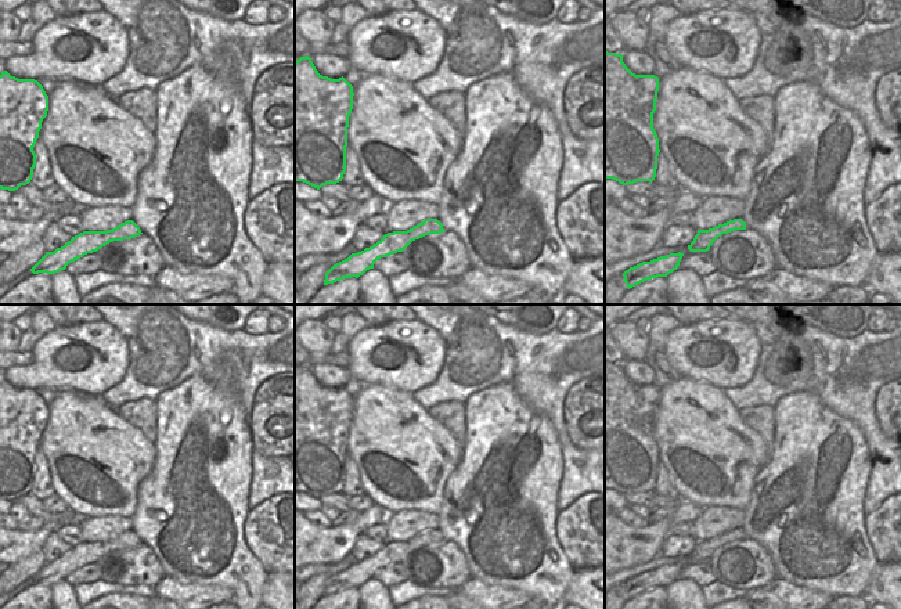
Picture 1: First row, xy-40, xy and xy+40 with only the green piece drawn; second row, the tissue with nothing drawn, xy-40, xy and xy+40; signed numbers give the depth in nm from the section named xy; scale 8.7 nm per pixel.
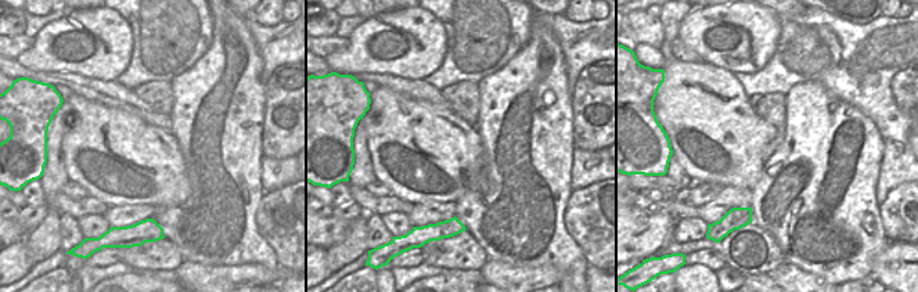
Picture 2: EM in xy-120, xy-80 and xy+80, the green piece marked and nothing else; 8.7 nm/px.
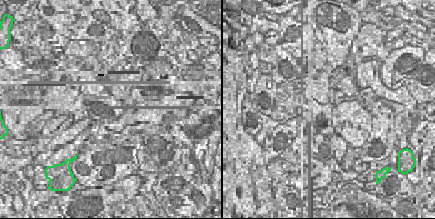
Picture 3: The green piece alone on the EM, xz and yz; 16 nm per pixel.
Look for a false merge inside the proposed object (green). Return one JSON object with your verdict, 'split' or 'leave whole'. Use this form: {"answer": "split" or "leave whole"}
{"answer": "split"}

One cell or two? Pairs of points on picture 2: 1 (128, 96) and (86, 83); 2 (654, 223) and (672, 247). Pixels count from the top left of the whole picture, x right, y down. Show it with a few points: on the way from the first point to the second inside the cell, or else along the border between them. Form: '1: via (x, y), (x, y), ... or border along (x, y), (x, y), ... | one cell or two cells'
1: via (118, 96), (96, 90) | one cell
2: border along (666, 241), (654, 255) | two cells

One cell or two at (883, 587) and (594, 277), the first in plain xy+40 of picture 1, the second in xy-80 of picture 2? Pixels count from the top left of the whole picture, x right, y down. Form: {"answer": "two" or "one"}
{"answer": "one"}

